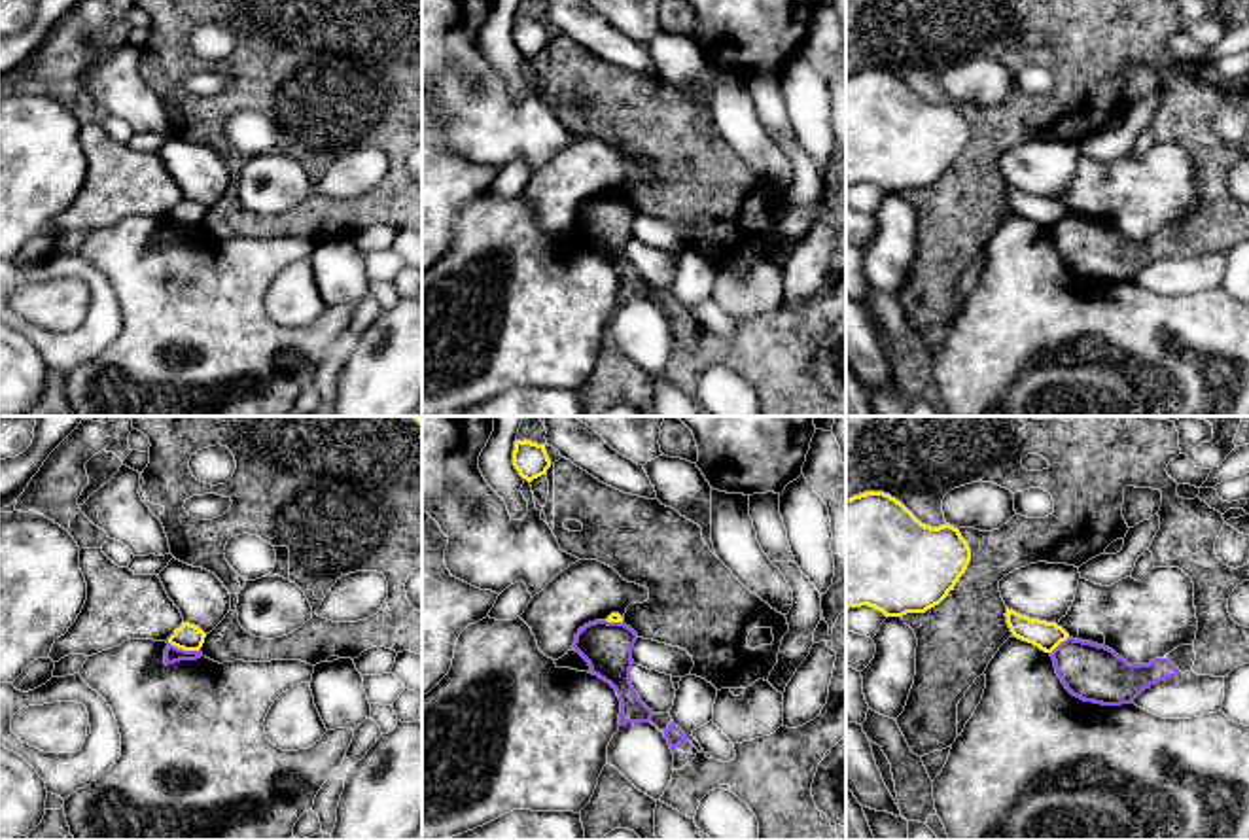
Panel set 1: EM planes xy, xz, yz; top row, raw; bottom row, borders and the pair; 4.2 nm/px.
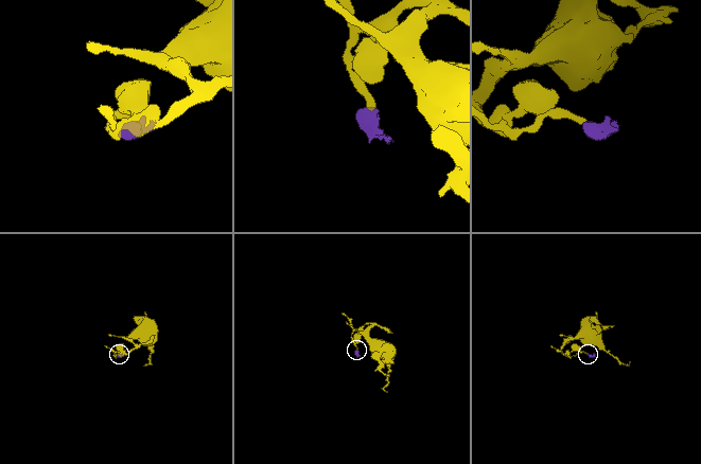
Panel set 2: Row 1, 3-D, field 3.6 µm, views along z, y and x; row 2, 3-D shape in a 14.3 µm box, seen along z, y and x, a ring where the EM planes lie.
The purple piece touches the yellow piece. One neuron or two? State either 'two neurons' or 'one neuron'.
two neurons

